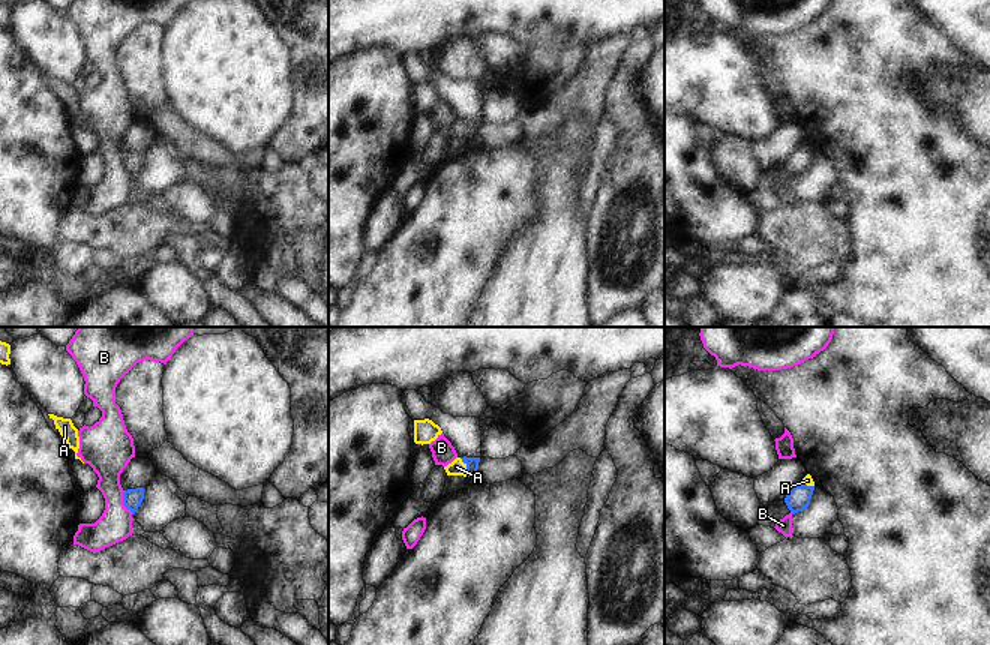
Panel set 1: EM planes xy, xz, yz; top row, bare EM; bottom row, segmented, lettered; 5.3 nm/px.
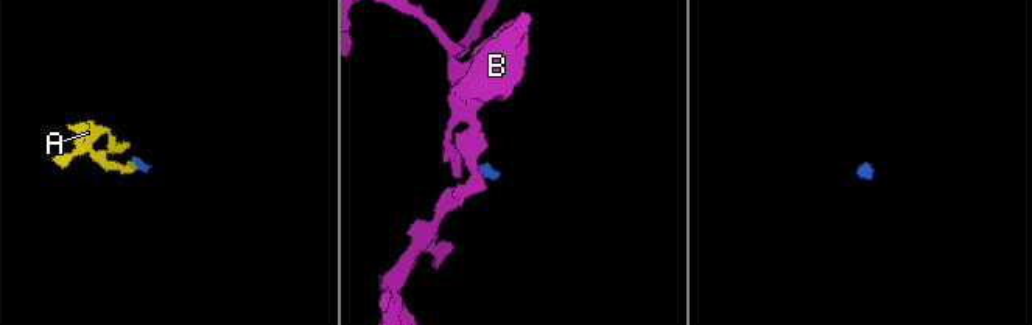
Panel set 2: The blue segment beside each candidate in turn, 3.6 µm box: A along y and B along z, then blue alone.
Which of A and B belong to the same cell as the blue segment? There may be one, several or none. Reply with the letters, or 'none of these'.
A

